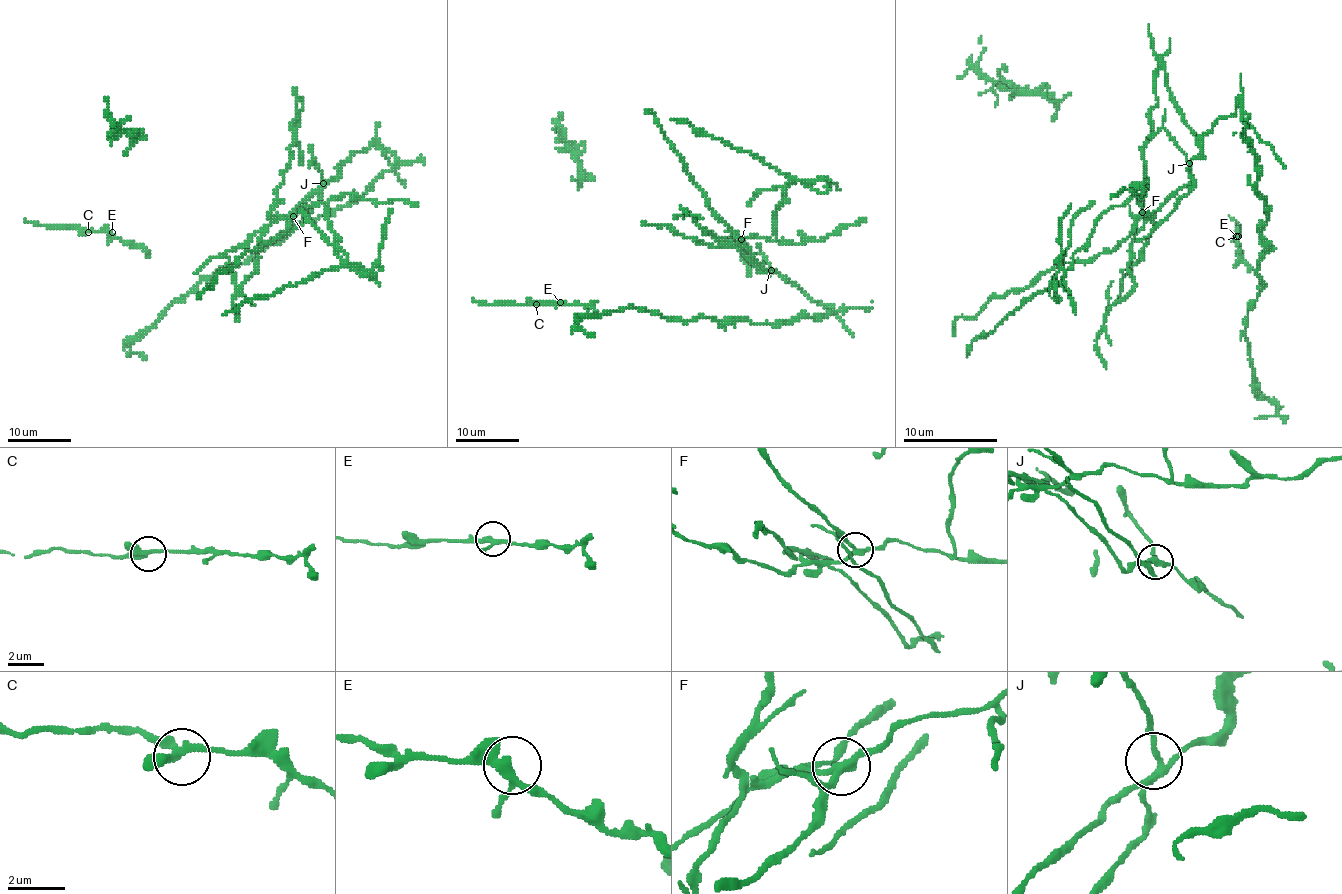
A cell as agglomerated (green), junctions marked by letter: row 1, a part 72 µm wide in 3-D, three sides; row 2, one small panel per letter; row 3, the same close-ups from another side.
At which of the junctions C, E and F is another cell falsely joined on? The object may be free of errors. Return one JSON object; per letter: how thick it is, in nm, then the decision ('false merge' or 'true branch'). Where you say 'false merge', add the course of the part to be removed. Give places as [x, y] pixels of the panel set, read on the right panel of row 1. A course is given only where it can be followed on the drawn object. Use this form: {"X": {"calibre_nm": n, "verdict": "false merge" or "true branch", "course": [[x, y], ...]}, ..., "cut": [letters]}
{"C": {"calibre_nm": 280, "verdict": "true branch"}, "E": {"calibre_nm": 240, "verdict": "true branch"}, "F": {"calibre_nm": 240, "verdict": "false merge", "course": [[1141, 213], [1193, 180], [1200, 140], [1238, 102], [1269, 211], [1245, 333], [1255, 388], [1285, 423]]}, "cut": ["F"]}

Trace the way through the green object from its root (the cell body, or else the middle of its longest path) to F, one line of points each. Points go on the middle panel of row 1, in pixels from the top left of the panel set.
F: (834, 310), (812, 301), (777, 272), (763, 270), (759, 273), (732, 245), (740, 238)

